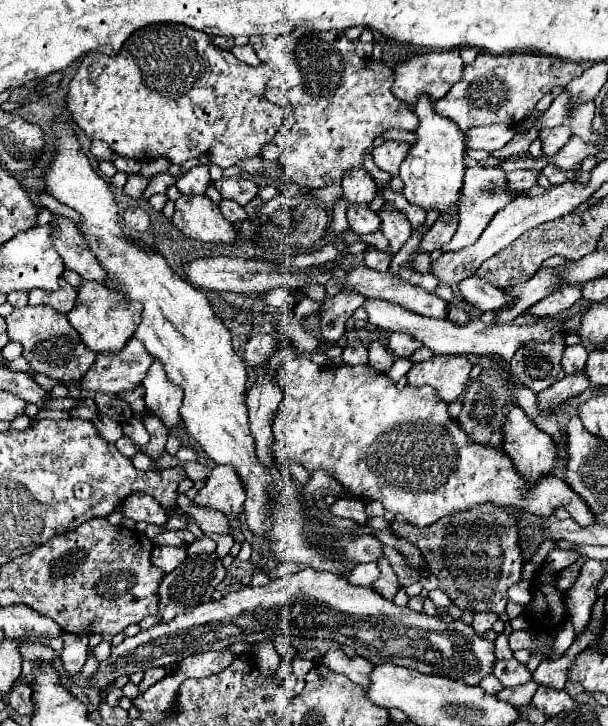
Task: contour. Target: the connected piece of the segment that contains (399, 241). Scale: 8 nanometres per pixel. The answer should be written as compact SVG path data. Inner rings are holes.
M384 206L384 208L378 212L378 216L380 216L380 222L382 222L382 224L380 224L380 230L382 230L384 236L390 240L390 248L392 248L392 252L396 254L396 252L402 248L402 244L410 238L412 226L410 226L406 214L400 212L400 210L396 210L396 208Z

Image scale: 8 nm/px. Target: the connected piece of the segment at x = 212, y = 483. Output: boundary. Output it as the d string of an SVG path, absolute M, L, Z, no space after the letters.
M216 466L198 496L192 500L196 506L208 506L224 512L226 516L240 516L246 500L244 484L236 478L232 466Z

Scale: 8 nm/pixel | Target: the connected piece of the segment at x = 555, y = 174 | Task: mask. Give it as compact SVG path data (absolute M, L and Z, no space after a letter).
M548 164L548 166L544 166L544 176L550 180L550 184L552 186L558 186L558 184L564 184L568 178L566 178L566 172L564 170L560 170L558 166L554 166L554 164Z

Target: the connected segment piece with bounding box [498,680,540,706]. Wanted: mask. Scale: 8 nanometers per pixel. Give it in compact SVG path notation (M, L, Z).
M528 680L526 684L520 684L520 686L514 686L514 688L504 688L498 698L504 700L504 702L512 702L514 706L522 706L522 704L528 704L534 696L534 692L538 690L538 682L534 680Z

